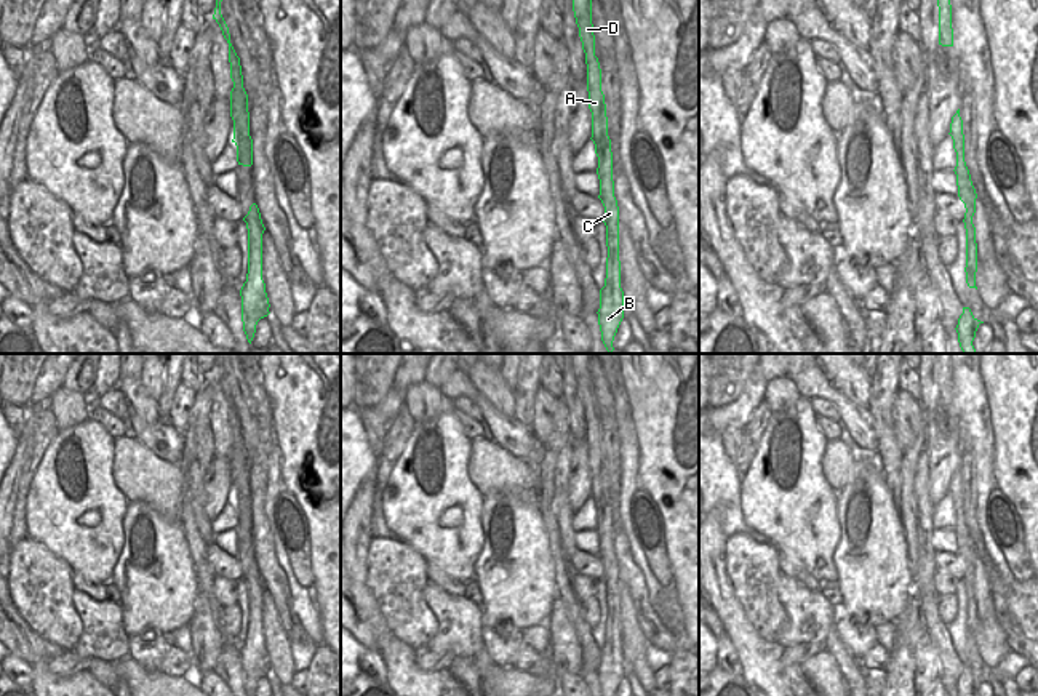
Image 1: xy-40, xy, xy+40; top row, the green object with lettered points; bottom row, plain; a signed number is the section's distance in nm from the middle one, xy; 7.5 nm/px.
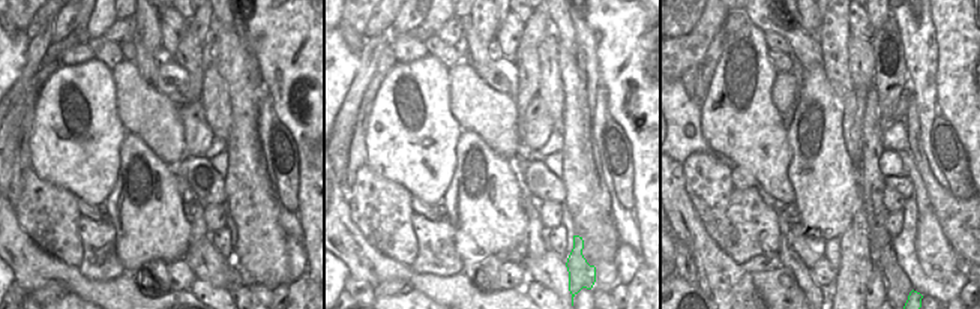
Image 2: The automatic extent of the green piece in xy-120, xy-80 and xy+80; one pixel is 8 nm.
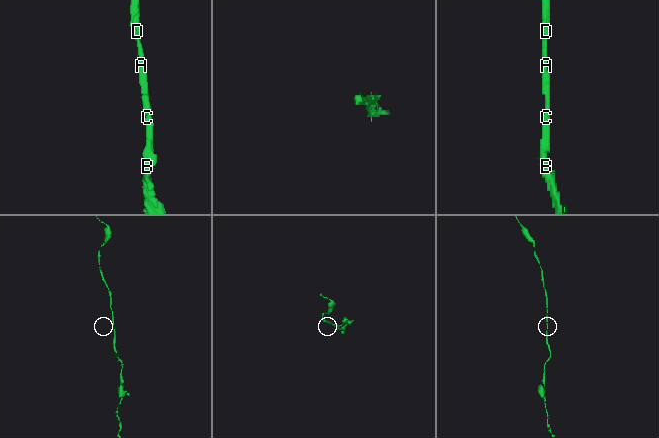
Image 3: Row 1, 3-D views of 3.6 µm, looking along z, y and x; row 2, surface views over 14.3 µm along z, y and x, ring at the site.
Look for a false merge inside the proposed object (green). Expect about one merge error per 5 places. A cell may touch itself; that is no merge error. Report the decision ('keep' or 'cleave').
keep

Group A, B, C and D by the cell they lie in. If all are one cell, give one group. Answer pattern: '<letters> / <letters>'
A B C D

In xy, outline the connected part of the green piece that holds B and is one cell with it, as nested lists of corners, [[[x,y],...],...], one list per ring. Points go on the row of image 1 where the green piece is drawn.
[[[573,0],[573,11],[579,27],[582,50],[587,64],[587,91],[589,109],[592,112],[592,141],[598,157],[597,174],[600,179],[600,195],[605,206],[603,222],[606,226],[606,278],[600,290],[598,325],[601,341],[613,354],[613,341],[624,318],[624,291],[621,288],[621,261],[619,261],[619,206],[614,197],[613,181],[613,152],[608,136],[608,117],[605,94],[601,91],[601,69],[595,56],[595,35],[592,24],[592,0]]]

